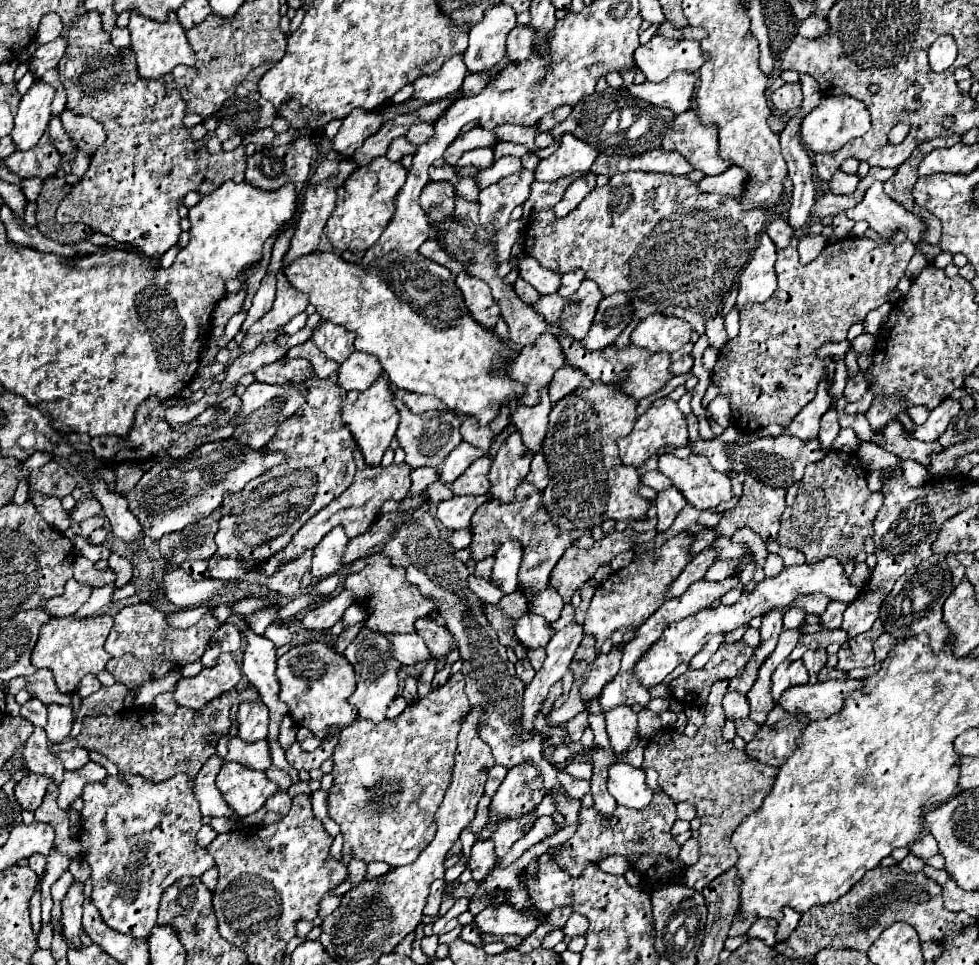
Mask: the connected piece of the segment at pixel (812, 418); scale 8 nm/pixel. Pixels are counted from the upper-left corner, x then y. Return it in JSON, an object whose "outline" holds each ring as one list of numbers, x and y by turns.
{"outline":[[821,382,815,400,811,400,811,402,803,408,803,412,799,412,799,414,793,418,793,422,785,428,785,434,797,436,799,440,813,440,813,438,817,438,819,420,821,420,821,416,829,410,829,406,831,406,829,386,827,386,825,382]]}

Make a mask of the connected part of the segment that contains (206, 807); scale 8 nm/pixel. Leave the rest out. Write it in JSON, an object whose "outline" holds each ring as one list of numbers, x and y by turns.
{"outline":[[211,756,211,760,201,768,201,772,197,774,197,778,193,780,193,794,199,802,199,808,202,816,206,813,210,815,218,815,232,819,233,810,229,808,227,802,223,800,221,792,215,786,215,776,221,770,221,758]]}

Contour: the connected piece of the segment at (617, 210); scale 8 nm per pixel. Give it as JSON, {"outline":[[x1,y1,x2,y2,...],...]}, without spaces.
{"outline":[[625,172,615,174,603,188,593,188,565,218,555,218,551,210,545,210,533,218,525,228,525,252,543,268,559,274,583,268,585,276,597,282,603,296,623,292,633,306,629,326,613,342,617,350,623,350,631,344,629,336,639,320,653,312,683,318,695,332,703,334,705,322,715,316,723,296,729,292,737,274,757,248,759,232,763,230,765,220,767,212,761,208,743,210,731,196,695,192,695,182,687,180,685,176]]}

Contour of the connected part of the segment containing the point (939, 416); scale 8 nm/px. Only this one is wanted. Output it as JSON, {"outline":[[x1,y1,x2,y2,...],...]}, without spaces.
{"outline":[[953,398,943,400,935,410,931,410,927,422,923,426,917,426,911,436,917,440,923,440,923,442,937,440,945,432,951,418,959,414,959,410,961,410,961,404,957,400,953,400]]}

